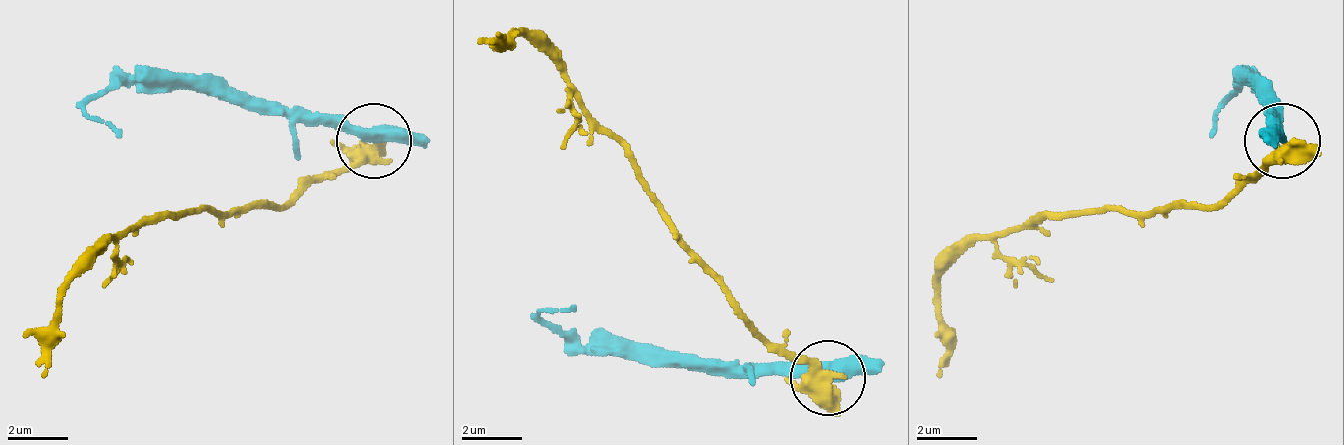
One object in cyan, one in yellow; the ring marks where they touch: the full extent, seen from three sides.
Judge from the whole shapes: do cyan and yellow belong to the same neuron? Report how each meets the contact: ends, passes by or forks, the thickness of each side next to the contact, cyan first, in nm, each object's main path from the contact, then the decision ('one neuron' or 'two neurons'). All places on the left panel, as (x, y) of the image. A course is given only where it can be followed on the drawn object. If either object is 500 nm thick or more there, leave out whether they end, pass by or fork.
440 nm thick on the cyan side, 550 nm on the other; cyan runs (375, 139), (217, 101), (195, 86), (119, 86), (82, 109), (119, 139); yellow runs (375, 146), (330, 169), (292, 206), (195, 206), (112, 237), (67, 289), (44, 379); two neurons

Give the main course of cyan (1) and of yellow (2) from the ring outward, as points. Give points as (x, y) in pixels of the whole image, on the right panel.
1: (1284, 139), (1269, 101), (1254, 86), (1224, 109), (1209, 139)
2: (1284, 146), (1216, 206), (1088, 206), (976, 237), (938, 289), (938, 379)

